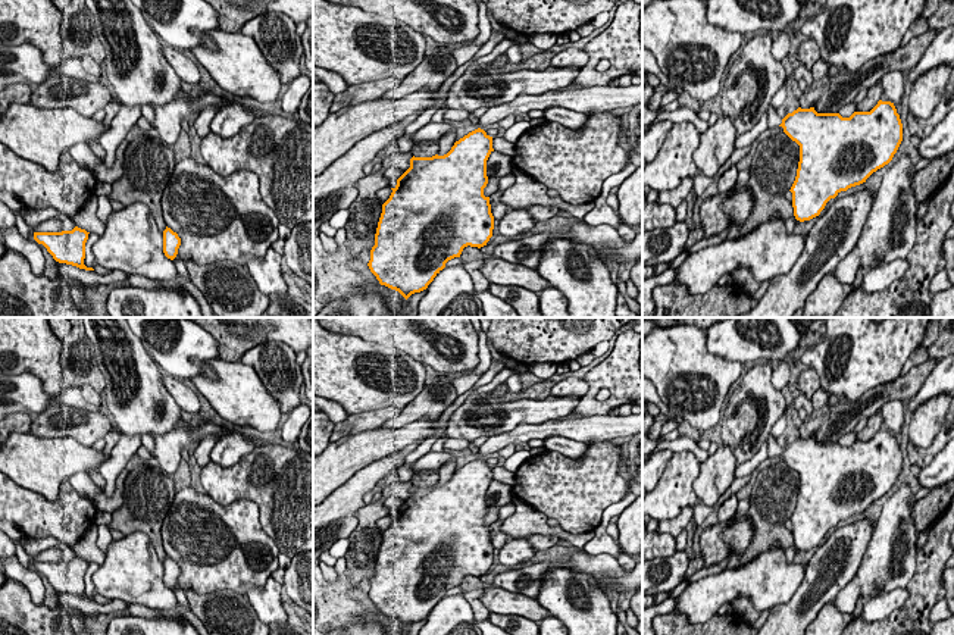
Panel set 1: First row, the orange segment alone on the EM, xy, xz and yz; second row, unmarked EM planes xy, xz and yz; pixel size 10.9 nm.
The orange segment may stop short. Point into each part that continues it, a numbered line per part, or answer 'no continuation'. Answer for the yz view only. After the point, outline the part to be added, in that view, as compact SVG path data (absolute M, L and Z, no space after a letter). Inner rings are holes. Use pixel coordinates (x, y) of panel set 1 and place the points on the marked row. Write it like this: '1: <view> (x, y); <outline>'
1: yz (773, 119); M769 106L767 112L767 128L769 129L778 129L782 123L782 118L776 113L776 109L773 106Z

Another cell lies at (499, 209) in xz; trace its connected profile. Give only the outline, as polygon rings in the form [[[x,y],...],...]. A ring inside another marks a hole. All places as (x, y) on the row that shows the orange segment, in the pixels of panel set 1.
[[[495,191],[492,195],[489,195],[489,204],[491,204],[491,213],[494,219],[501,220],[504,215],[510,210],[510,207],[501,201],[504,191]]]

